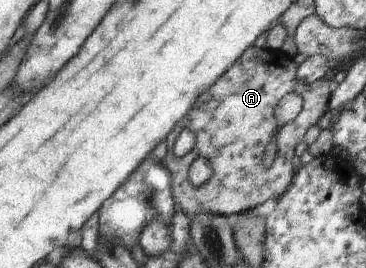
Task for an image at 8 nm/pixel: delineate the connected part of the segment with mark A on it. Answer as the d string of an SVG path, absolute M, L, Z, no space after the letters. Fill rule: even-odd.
M252 44L214 82L214 85L198 96L192 110L170 130L170 134L167 136L167 152L160 165L171 174L172 194L176 205L187 216L204 214L204 212L222 215L242 213L260 206L262 203L275 202L288 190L295 174L294 168L292 168L292 158L294 158L296 146L304 140L304 134L308 132L308 128L317 124L318 120L327 111L328 101L331 97L331 92L328 89L330 76L319 78L312 84L302 84L302 82L296 80L297 67L298 65L294 63L293 57L286 55L281 50L272 51L266 47L260 48ZM288 92L295 92L300 95L303 100L302 110L293 121L277 126L274 118L274 108L280 102L280 98L284 98ZM184 128L188 128L196 136L196 142L190 152L182 158L178 158L174 155L173 146ZM272 140L276 140L277 153L270 168L265 168L262 154L265 154L266 147ZM196 158L206 158L210 164L213 164L214 169L212 178L199 187L192 186L192 182L190 182L190 165Z

